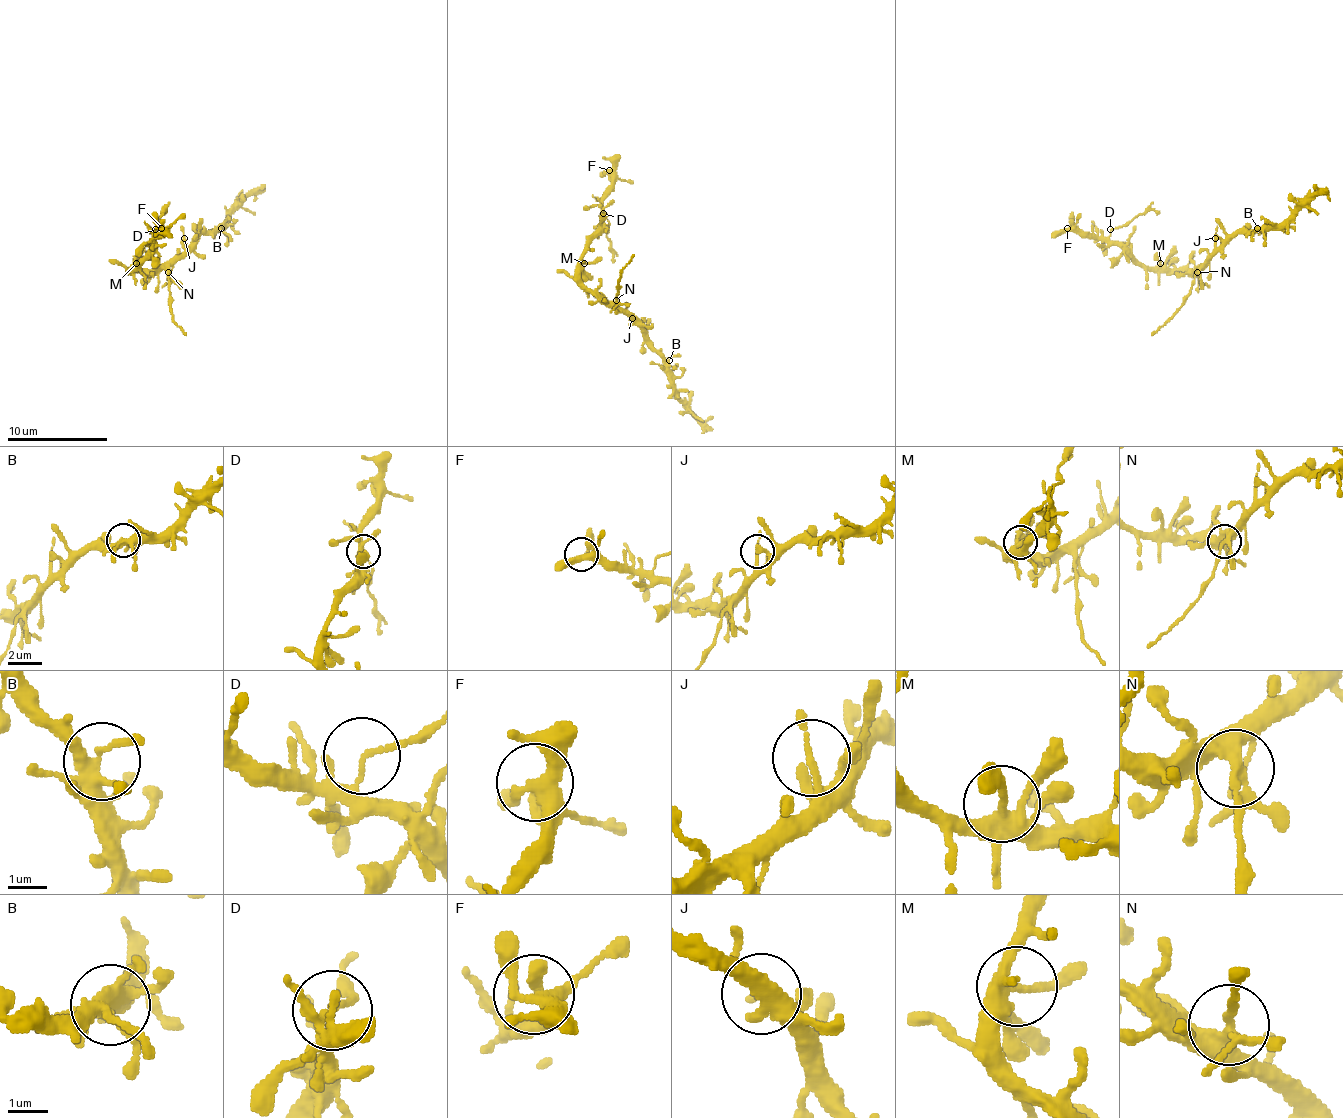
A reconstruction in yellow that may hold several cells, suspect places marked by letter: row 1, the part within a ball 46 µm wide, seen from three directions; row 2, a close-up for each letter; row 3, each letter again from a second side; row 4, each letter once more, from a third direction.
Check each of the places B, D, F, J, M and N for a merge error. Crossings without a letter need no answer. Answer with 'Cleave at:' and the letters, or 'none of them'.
Cleave at: D, N

